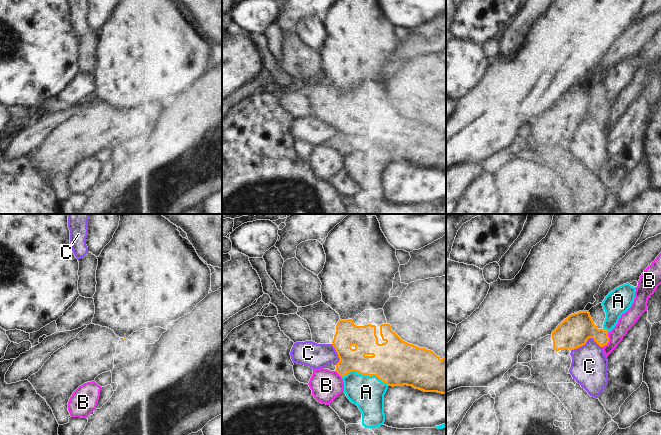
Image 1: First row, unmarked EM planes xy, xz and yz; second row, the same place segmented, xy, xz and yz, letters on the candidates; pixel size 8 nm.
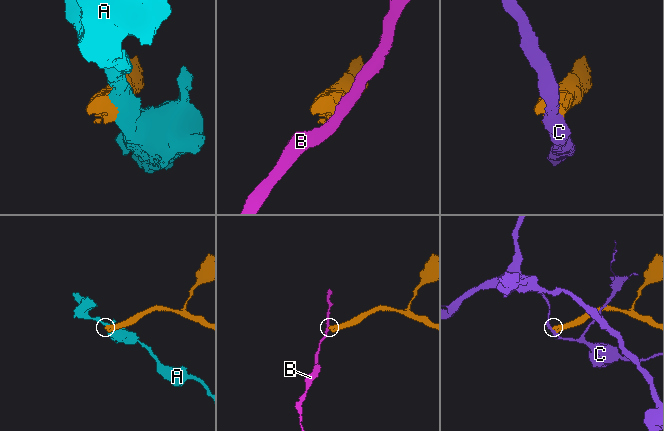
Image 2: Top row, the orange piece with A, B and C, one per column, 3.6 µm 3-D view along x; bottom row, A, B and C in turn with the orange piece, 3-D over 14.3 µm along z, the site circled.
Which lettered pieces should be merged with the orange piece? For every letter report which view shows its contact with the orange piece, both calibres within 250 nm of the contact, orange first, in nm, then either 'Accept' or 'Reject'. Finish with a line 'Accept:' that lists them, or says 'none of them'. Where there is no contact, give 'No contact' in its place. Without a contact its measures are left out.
A: Touches orange in xz. Thickness 360 nm (orange) against 260 nm. Reject
B: Touches orange in yz. Thickness 220 nm (orange) against 120 nm. Reject
C: Touches orange in yz. Thickness 260 nm (orange) against 300 nm. Reject
Accept: none of them.

